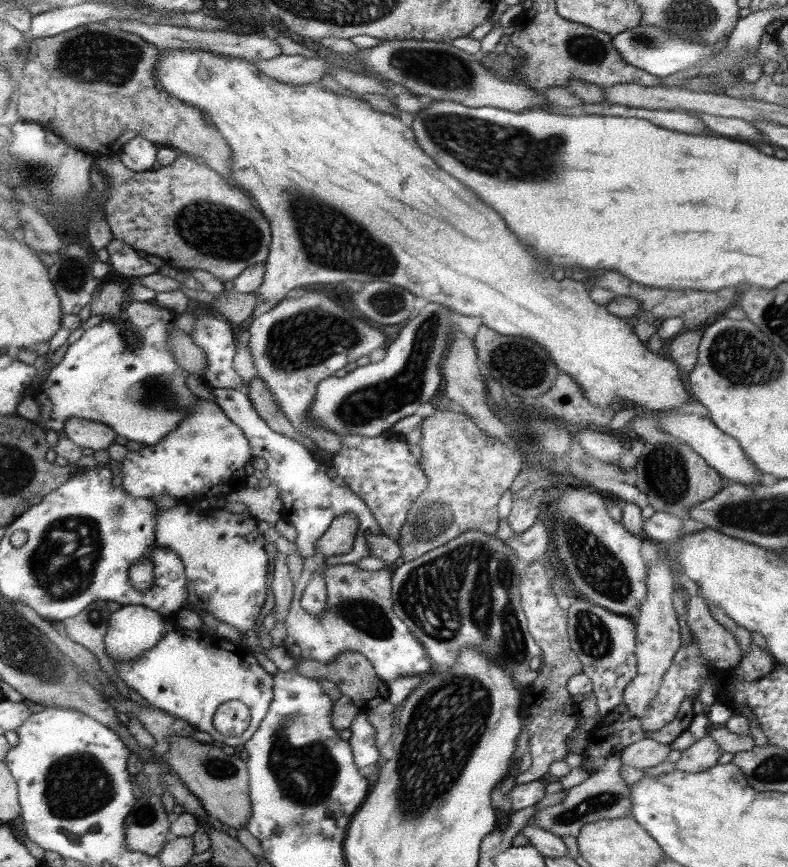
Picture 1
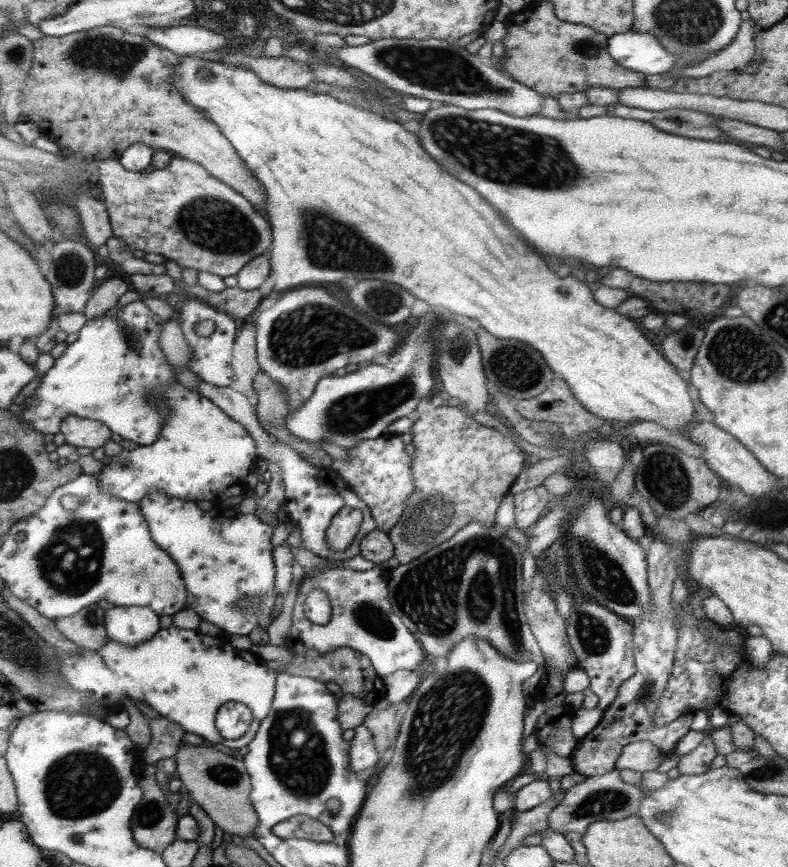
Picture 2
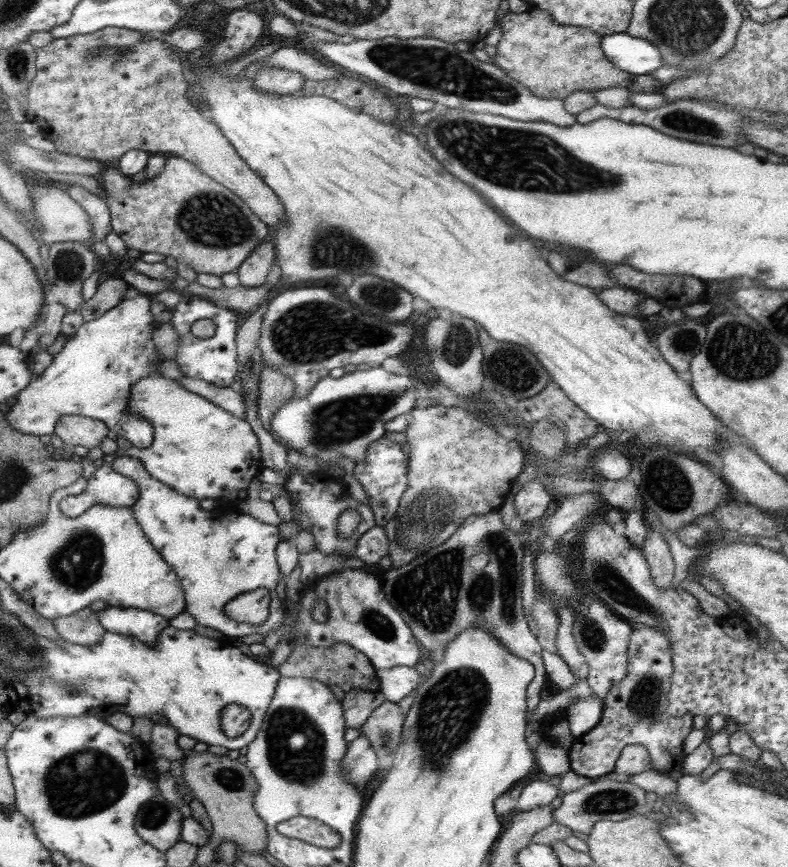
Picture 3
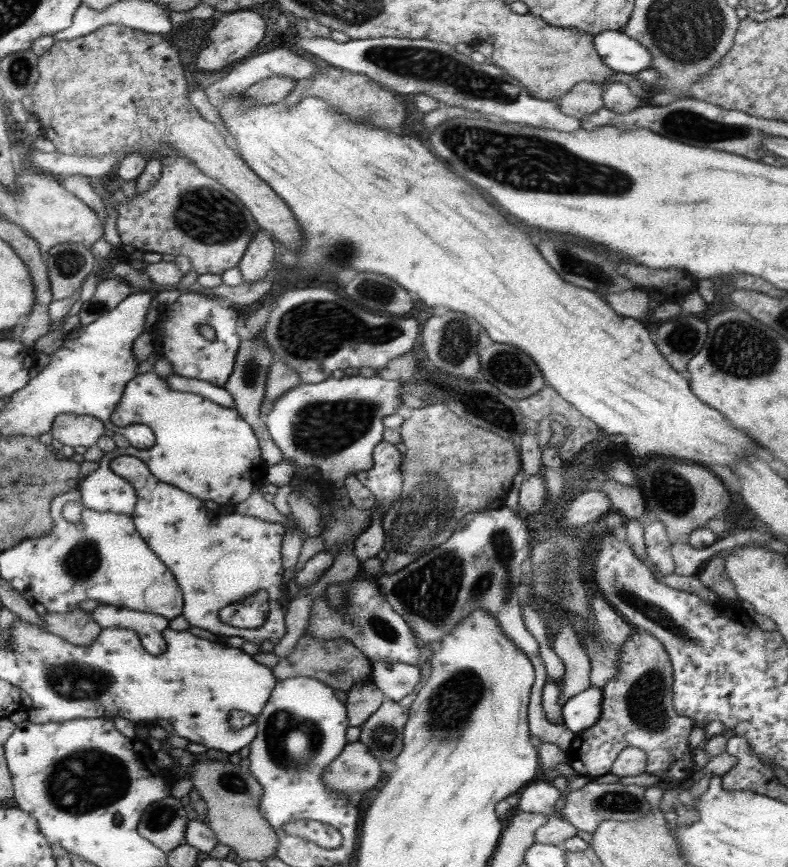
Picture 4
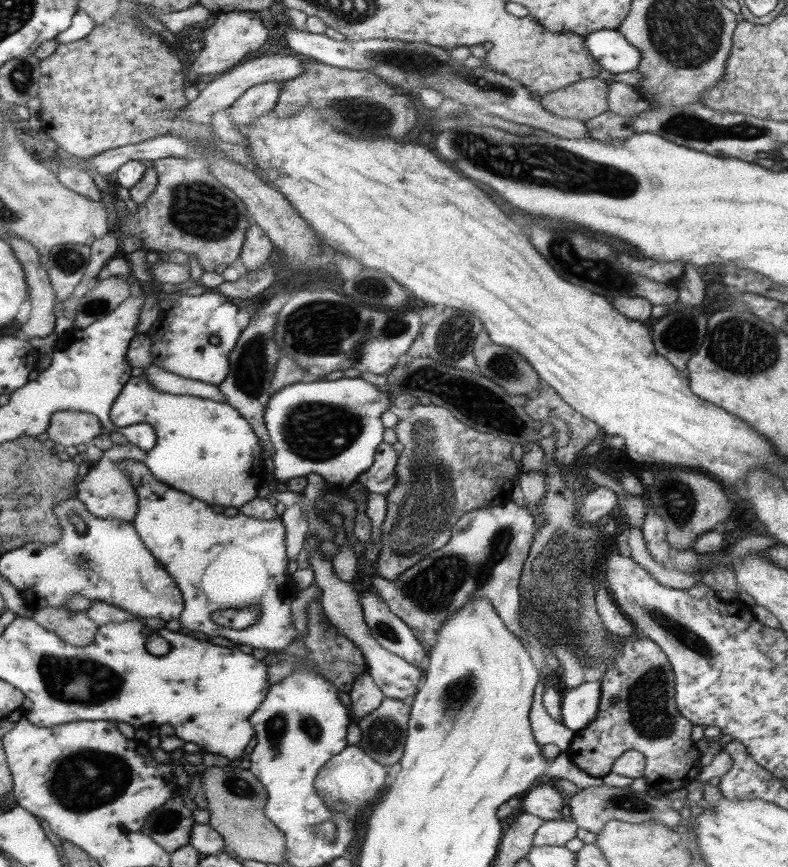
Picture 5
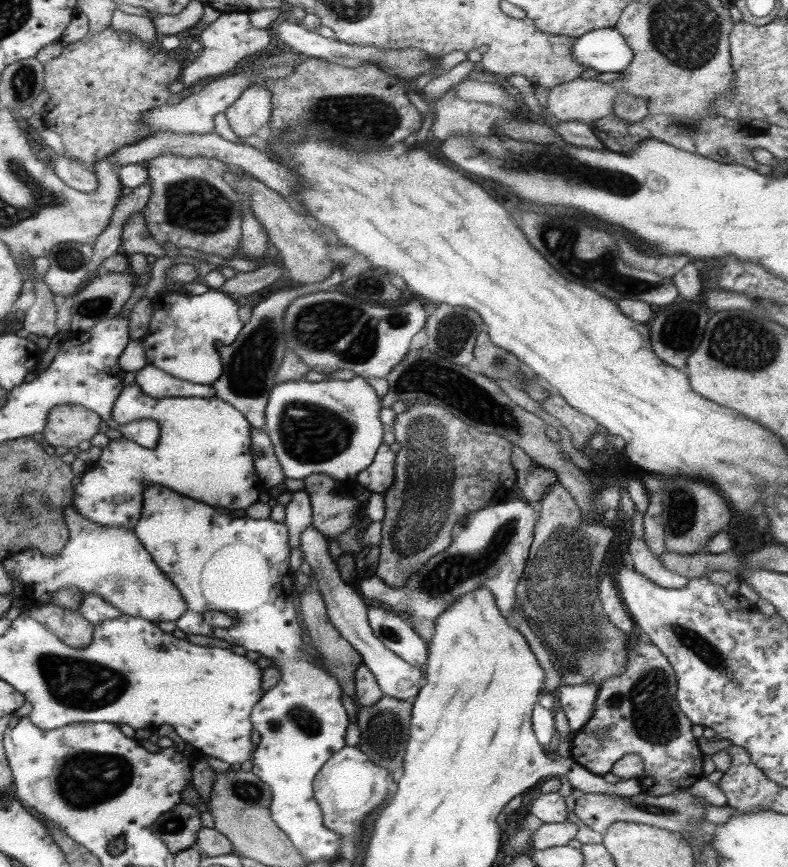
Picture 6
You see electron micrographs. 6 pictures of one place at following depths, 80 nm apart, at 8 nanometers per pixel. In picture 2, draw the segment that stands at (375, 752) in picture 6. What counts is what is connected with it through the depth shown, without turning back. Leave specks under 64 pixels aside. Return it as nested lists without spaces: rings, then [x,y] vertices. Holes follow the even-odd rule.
[[[395,704],[384,709],[373,709],[366,715],[364,722],[361,722],[368,730],[371,730],[376,750],[381,756],[393,746],[398,734],[399,724],[396,721],[396,711]]]

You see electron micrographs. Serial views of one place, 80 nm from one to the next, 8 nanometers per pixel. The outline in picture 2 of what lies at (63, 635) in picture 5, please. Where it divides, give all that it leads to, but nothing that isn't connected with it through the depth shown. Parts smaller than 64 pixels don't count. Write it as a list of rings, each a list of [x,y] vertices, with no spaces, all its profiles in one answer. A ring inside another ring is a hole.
[[[92,603],[75,615],[55,619],[57,629],[68,640],[79,644],[84,649],[97,651],[108,640],[105,631],[105,612],[103,608]]]

